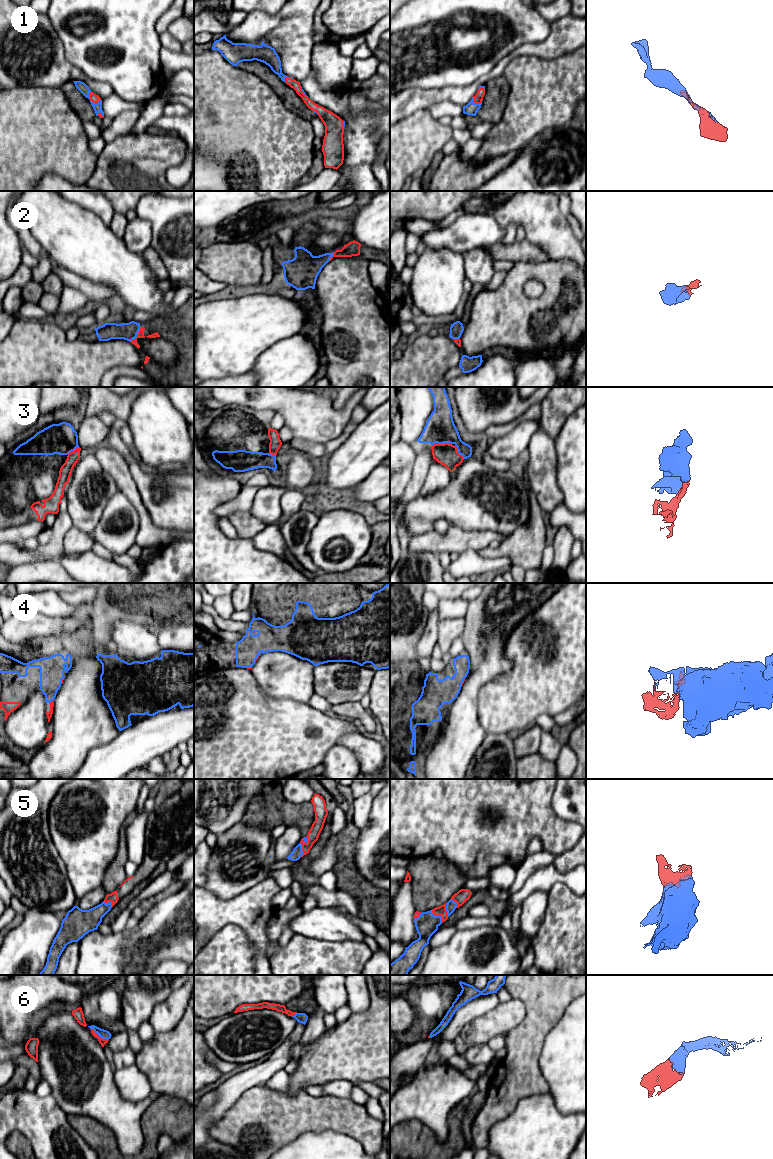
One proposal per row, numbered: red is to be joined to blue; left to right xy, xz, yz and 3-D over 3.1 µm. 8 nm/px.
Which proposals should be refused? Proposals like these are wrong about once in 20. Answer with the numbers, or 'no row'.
no row

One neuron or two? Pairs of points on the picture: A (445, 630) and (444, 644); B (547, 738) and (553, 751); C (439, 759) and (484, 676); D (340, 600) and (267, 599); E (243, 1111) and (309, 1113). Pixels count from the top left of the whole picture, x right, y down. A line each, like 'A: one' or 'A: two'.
A: one
B: one
C: one
D: one
E: one

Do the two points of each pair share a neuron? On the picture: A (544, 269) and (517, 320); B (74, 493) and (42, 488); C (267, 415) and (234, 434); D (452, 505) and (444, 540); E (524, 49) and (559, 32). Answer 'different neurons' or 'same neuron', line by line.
A: same neuron
B: different neurons
C: same neuron
D: different neurons
E: same neuron

